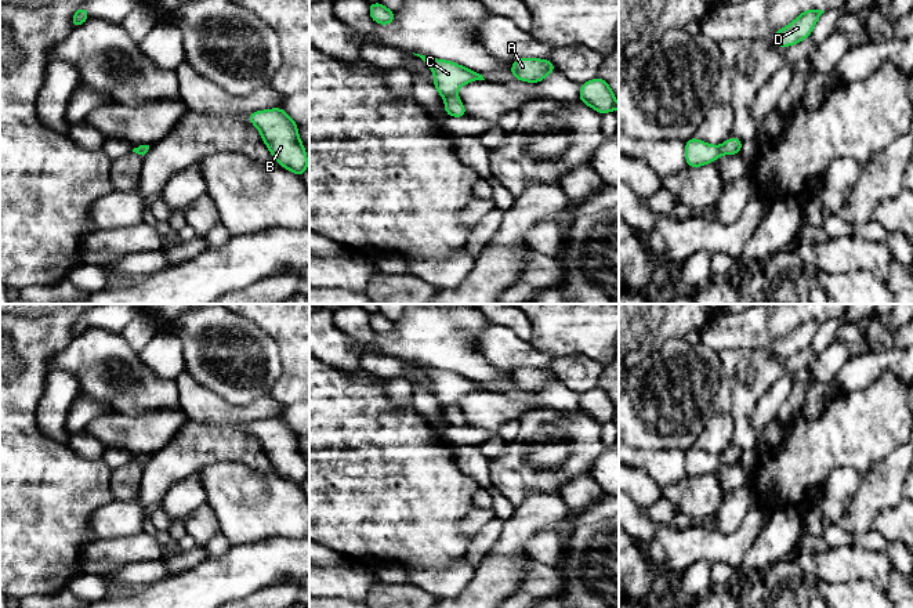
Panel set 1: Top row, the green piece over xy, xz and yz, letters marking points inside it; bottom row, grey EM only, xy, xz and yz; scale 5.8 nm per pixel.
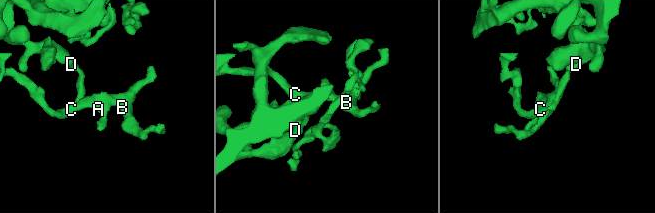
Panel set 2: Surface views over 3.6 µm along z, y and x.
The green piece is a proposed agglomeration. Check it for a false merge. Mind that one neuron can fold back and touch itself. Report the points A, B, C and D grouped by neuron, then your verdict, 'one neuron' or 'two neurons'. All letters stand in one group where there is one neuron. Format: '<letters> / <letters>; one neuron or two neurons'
A B C / D; two neurons

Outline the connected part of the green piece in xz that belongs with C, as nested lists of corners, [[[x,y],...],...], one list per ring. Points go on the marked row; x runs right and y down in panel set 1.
[[[420,54],[414,55],[420,57],[434,70],[434,86],[442,97],[454,95],[468,82],[485,80],[482,75],[459,64]]]

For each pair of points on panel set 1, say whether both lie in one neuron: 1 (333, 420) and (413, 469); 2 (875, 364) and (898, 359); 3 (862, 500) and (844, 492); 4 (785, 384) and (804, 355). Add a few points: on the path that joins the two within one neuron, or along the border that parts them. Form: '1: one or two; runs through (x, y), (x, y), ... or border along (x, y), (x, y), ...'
1: one; runs through (352, 431), (379, 458), (384, 458), (394, 464)
2: one; runs through (880, 362), (892, 361)
3: two; border along (861, 476), (858, 489), (837, 523)
4: two; border along (786, 373), (792, 382)

